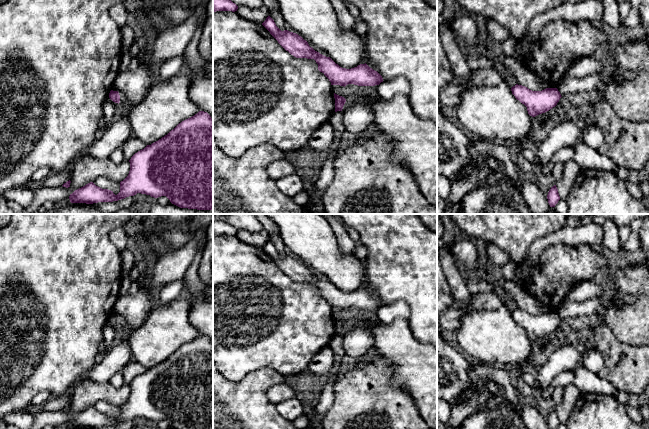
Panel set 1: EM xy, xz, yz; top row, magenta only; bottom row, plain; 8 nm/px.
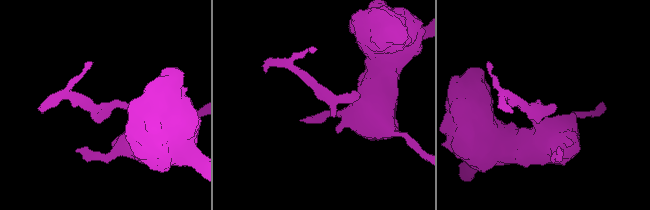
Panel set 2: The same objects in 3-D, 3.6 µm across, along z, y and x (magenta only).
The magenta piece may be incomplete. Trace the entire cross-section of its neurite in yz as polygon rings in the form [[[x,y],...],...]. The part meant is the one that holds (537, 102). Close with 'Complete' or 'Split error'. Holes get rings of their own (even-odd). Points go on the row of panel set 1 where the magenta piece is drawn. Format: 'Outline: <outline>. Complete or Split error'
Outline: [[[516,84],[511,88],[517,100],[527,107],[528,114],[535,117],[555,107],[562,97],[557,88],[546,88],[532,91],[525,86]]]. Complete

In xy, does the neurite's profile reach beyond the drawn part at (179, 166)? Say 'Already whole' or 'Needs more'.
Already whole

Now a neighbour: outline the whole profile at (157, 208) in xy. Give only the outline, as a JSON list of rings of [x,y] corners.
[[[154,204],[151,206],[149,214],[213,214],[213,210],[197,210],[180,208],[174,204],[161,205]]]

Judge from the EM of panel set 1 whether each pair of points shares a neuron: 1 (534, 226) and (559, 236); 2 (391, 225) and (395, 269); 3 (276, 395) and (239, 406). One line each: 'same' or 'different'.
1: different
2: same
3: different

